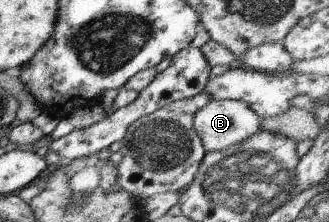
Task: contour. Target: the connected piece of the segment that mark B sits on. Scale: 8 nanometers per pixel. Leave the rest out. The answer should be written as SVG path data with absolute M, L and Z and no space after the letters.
M212 100L195 114L194 130L200 137L205 153L222 152L260 134L263 130L260 121L260 117L244 101Z

